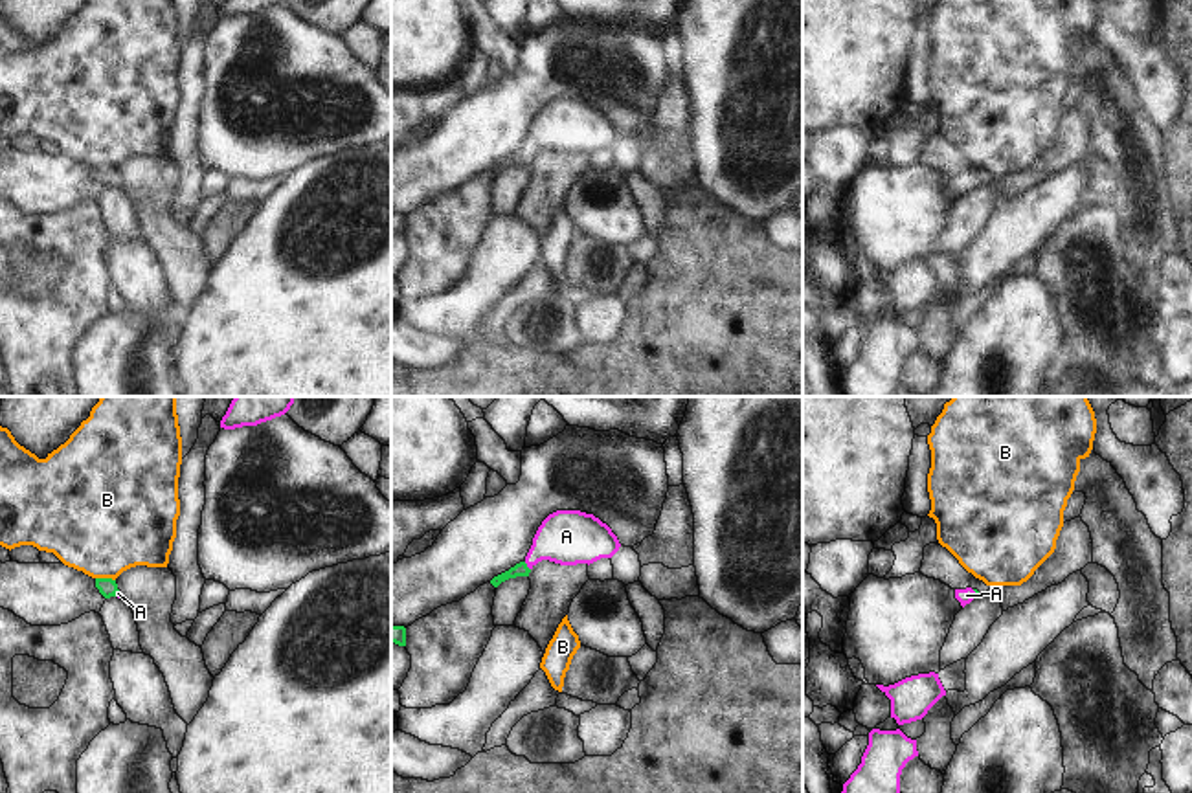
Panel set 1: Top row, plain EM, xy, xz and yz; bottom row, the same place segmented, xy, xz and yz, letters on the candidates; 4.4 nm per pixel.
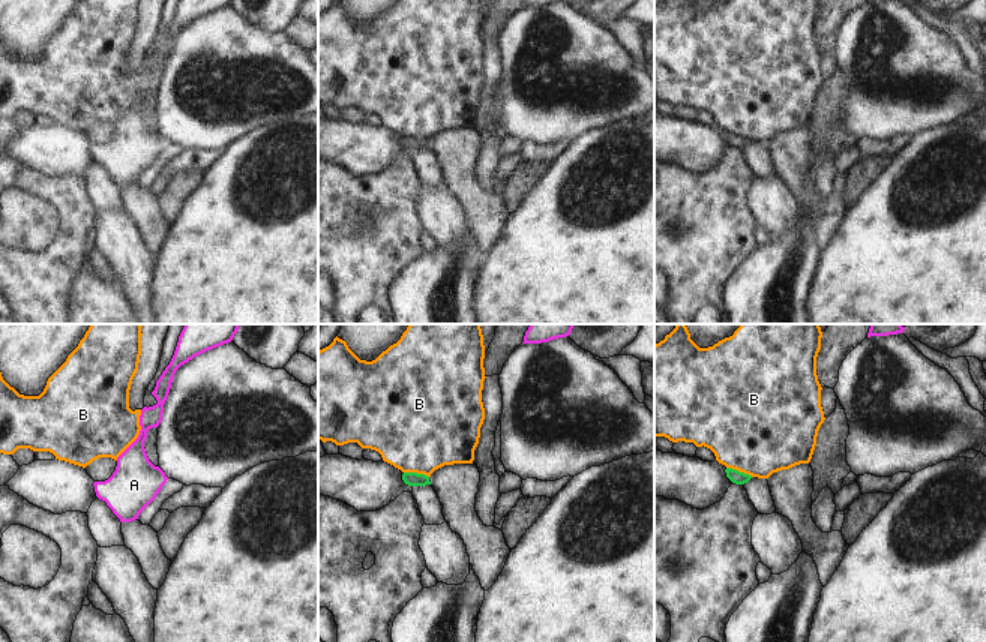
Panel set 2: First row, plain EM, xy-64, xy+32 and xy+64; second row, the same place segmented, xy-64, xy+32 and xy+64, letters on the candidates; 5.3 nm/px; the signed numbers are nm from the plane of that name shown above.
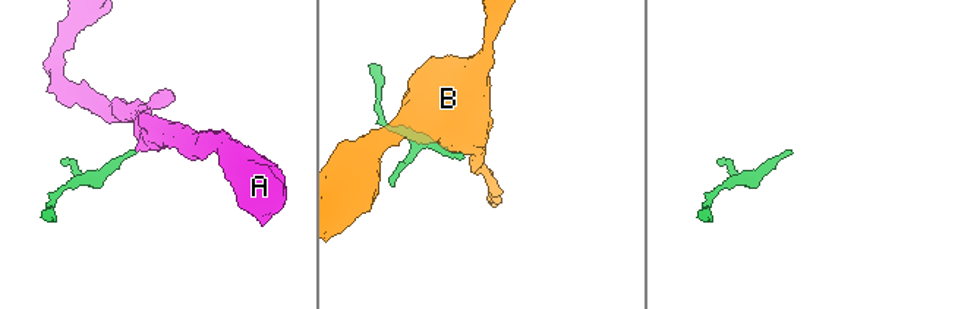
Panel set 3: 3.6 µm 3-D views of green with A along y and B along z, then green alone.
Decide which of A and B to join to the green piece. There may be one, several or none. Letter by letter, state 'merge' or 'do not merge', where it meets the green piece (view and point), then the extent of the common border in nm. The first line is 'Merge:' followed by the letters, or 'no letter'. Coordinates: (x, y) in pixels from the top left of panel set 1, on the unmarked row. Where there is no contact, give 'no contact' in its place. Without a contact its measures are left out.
Merge: A
A: merge | xz (526, 155) | 50 nm
B: do not merge | xy (105, 167) | 90 nm

